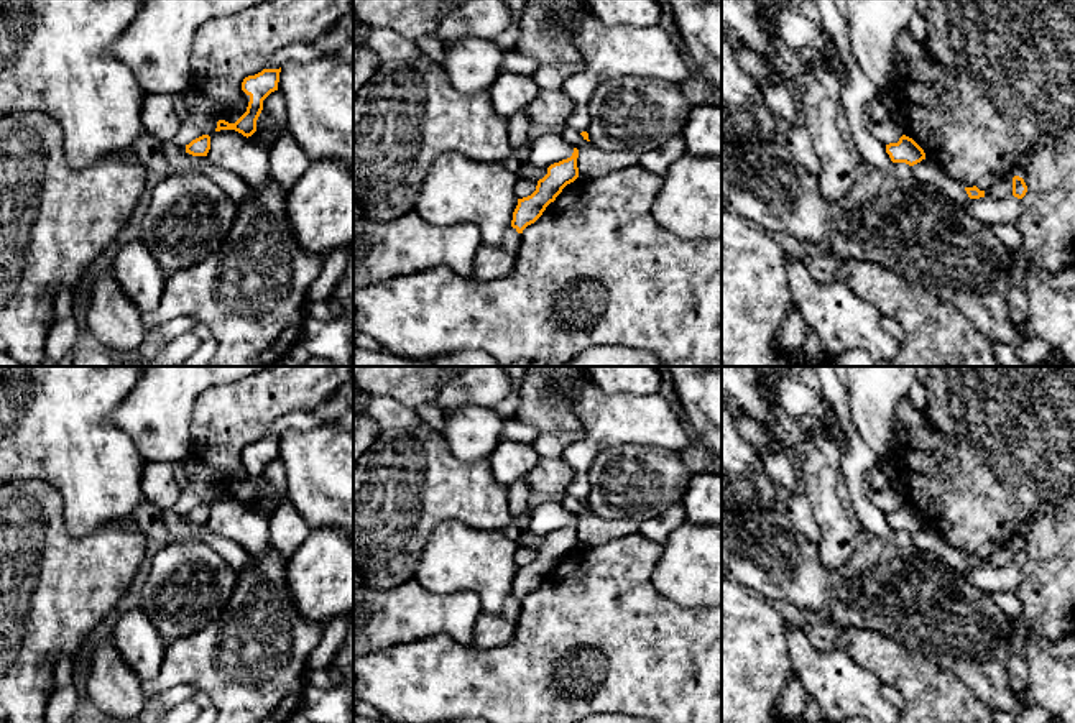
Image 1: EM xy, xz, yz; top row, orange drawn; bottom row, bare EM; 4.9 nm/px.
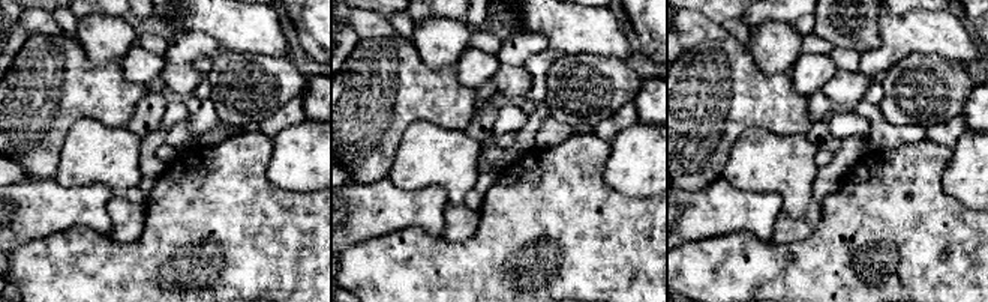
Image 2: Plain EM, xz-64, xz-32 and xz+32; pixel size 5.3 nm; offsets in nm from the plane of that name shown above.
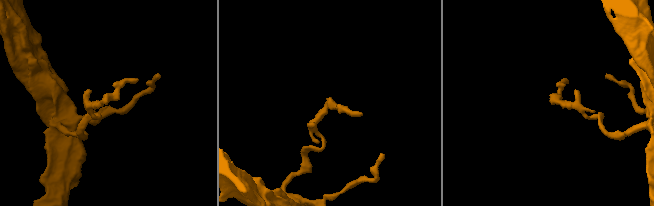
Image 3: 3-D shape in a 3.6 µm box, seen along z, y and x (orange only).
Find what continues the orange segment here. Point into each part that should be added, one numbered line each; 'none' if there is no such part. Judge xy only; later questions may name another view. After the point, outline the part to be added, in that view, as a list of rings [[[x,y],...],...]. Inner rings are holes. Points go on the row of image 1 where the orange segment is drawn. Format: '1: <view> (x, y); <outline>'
none

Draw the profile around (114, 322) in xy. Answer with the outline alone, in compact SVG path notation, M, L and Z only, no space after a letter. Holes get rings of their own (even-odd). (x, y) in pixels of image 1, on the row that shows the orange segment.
M112 271L102 273L90 292L87 340L100 348L130 352L146 340L143 314L120 288Z

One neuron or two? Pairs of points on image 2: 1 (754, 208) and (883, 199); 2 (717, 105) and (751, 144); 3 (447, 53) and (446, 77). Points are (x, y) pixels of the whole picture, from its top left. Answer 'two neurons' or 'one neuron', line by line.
1: two neurons
2: two neurons
3: two neurons

